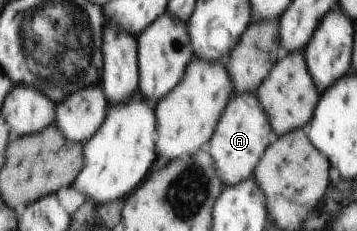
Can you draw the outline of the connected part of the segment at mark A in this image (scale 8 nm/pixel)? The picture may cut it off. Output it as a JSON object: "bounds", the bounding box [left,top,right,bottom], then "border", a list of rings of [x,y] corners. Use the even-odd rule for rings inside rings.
{"bounds":[207,92,275,186],"border":[[[253,92],[231,95],[207,142],[221,182],[225,182],[225,186],[233,186],[252,178],[264,150],[275,139],[269,116],[265,114],[264,107],[256,95]]]}

